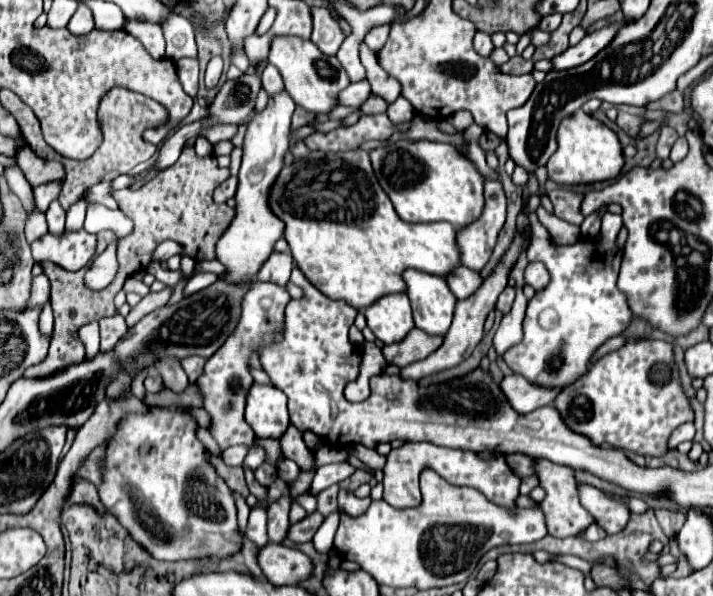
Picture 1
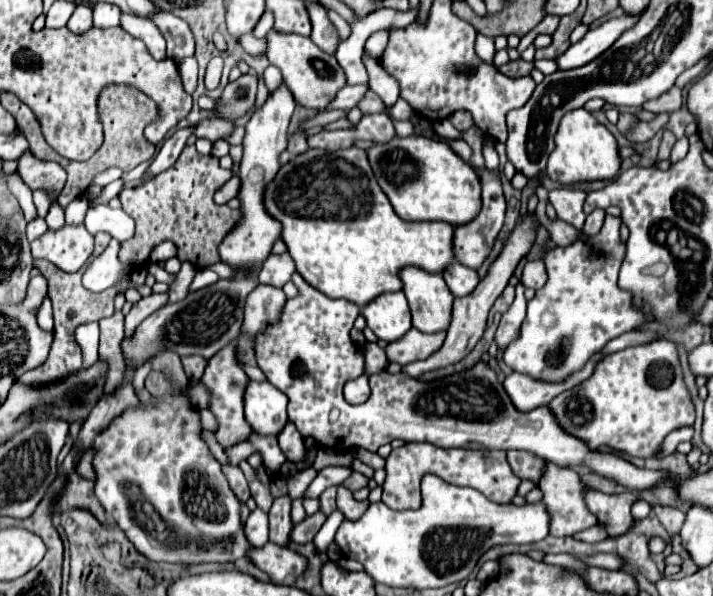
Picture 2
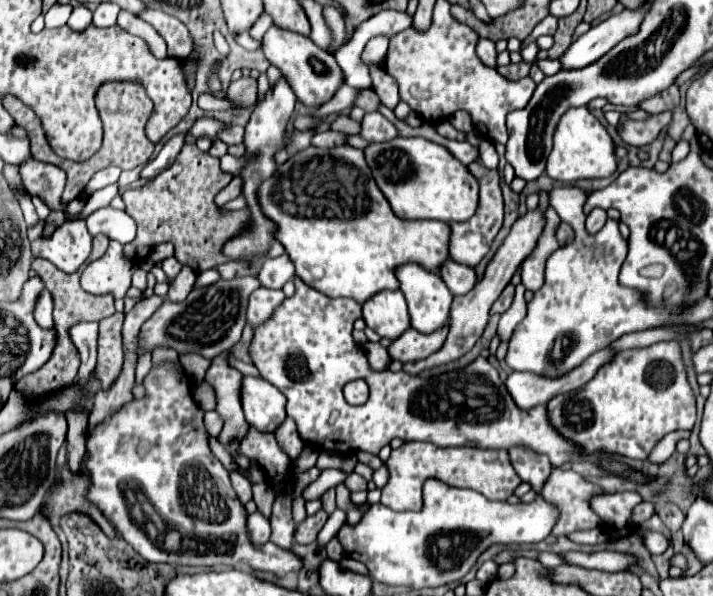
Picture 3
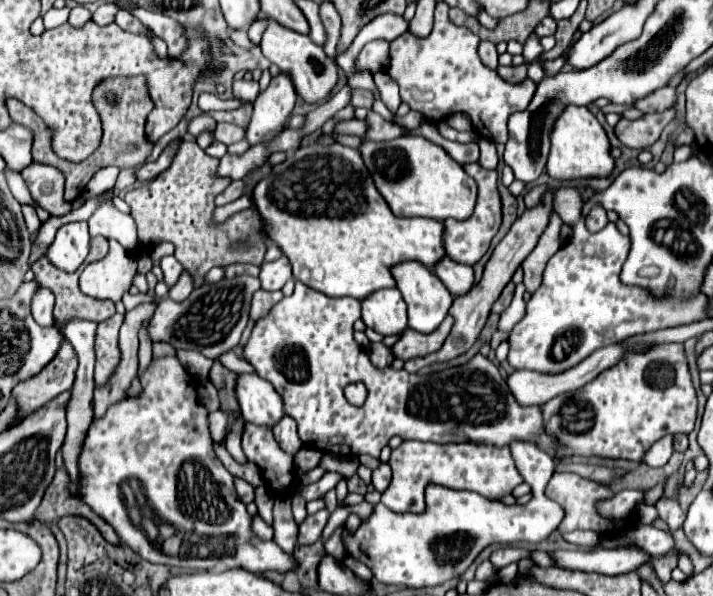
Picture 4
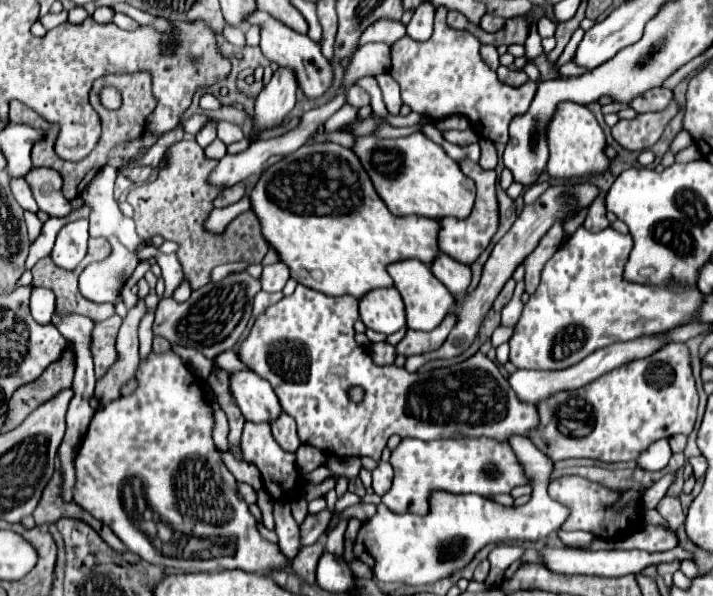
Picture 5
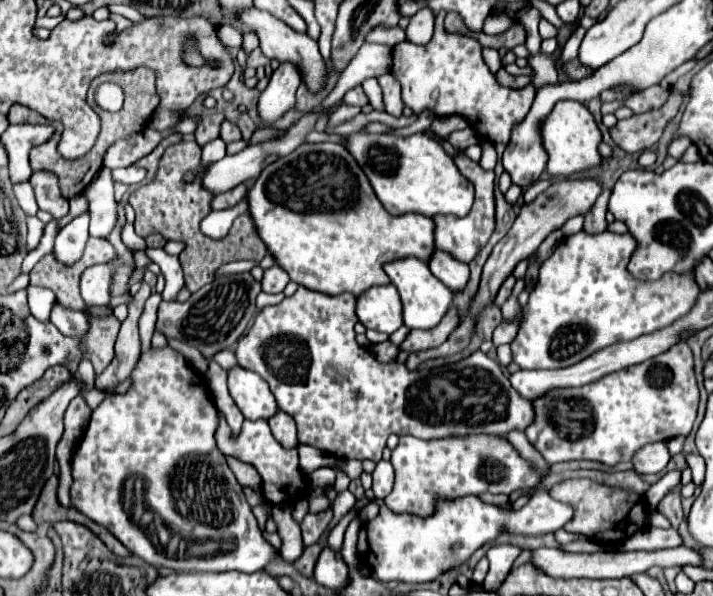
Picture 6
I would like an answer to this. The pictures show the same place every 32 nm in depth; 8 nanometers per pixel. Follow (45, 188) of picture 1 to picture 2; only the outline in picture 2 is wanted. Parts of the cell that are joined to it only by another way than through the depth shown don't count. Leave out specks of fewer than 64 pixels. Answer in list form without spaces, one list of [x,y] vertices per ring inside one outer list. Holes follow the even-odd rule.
[[[34,190],[34,204],[38,208],[38,214],[46,216],[46,212],[50,208],[50,192],[46,192],[46,190]]]

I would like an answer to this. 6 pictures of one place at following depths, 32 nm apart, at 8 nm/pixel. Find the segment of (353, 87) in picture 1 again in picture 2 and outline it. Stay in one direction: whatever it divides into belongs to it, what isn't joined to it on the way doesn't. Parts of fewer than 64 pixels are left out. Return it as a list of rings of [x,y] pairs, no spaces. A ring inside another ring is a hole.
[[[368,84],[346,86],[346,88],[342,88],[342,90],[336,94],[334,102],[332,102],[328,108],[346,108],[346,110],[350,110],[350,108],[358,106],[358,102],[362,100],[362,96],[364,96],[366,92],[368,92]]]

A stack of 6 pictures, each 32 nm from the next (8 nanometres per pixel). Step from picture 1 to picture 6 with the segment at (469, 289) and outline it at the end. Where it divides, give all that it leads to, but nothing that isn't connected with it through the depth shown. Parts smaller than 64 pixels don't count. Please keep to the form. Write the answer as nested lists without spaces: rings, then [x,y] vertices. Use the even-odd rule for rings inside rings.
[[[436,250],[434,256],[428,262],[432,274],[442,280],[454,294],[462,292],[464,286],[470,280],[470,268],[464,262],[456,262],[452,256],[448,256],[442,250]]]

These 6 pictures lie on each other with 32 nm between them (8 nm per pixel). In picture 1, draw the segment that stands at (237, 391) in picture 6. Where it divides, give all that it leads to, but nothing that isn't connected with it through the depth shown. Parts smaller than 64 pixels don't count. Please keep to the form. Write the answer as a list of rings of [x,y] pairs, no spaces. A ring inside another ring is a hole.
[[[254,384],[248,392],[246,422],[258,438],[280,440],[290,424],[286,394],[274,386]]]

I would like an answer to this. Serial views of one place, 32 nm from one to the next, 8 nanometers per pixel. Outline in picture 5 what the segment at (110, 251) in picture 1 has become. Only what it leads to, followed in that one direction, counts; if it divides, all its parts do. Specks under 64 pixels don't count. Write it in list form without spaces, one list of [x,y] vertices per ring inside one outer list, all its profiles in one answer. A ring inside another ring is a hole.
[[[110,238],[108,242],[112,246],[112,254],[84,268],[80,274],[80,292],[92,302],[116,304],[138,264],[138,256],[126,250],[116,238]]]

